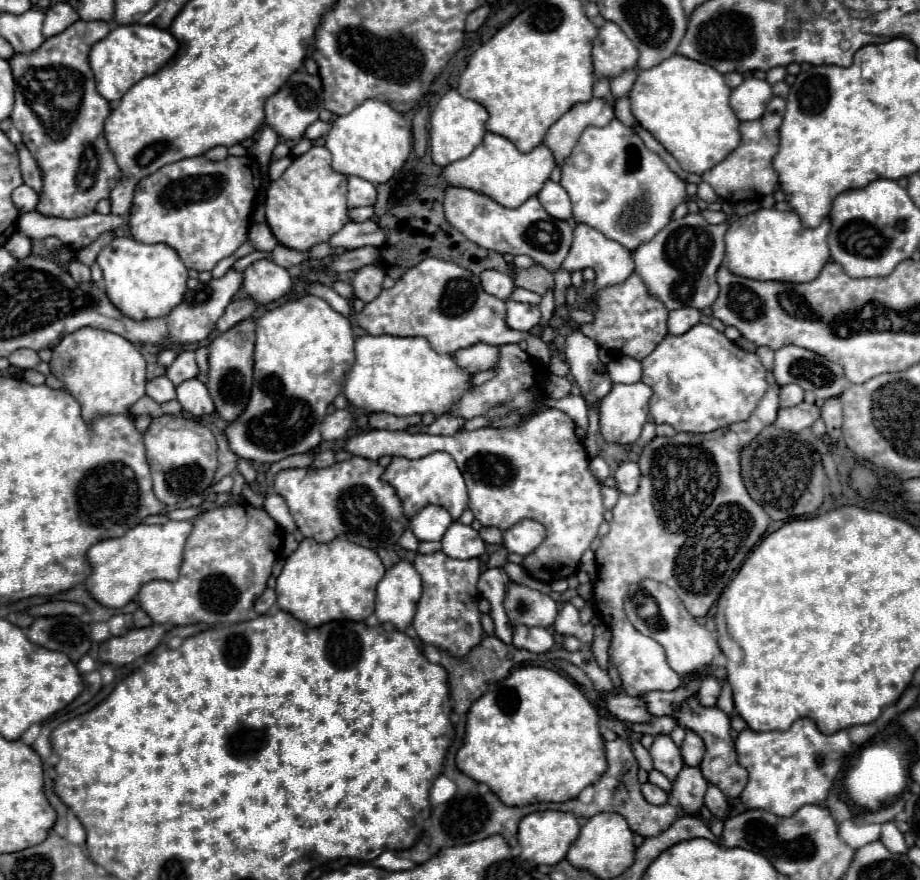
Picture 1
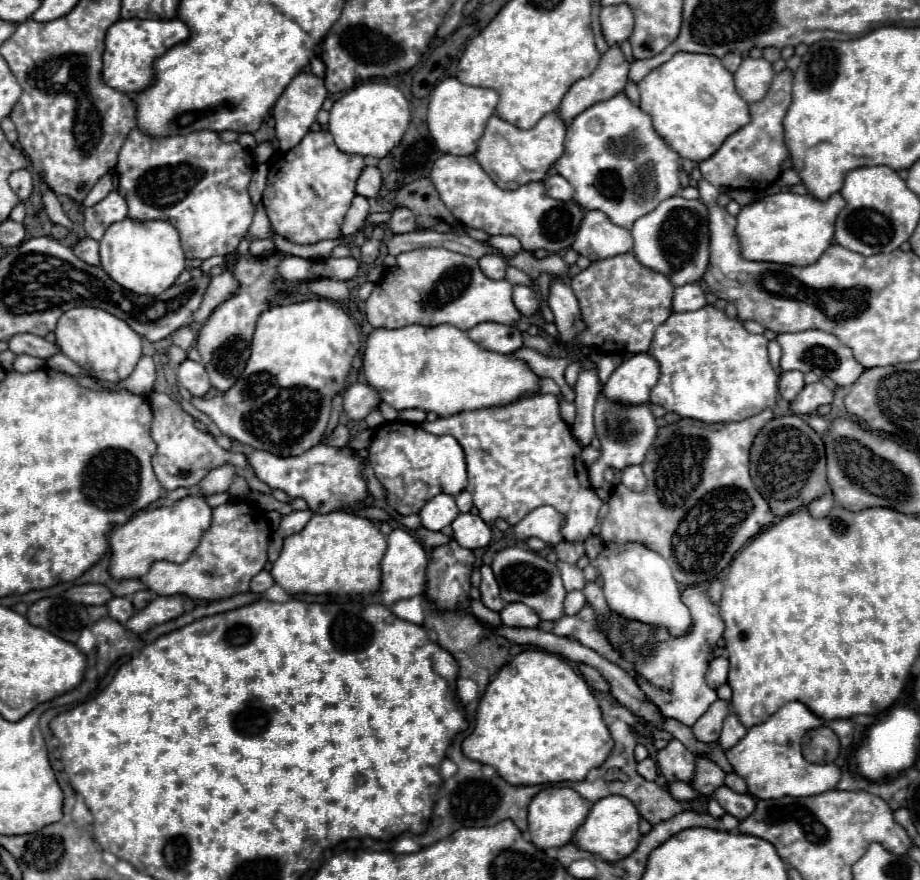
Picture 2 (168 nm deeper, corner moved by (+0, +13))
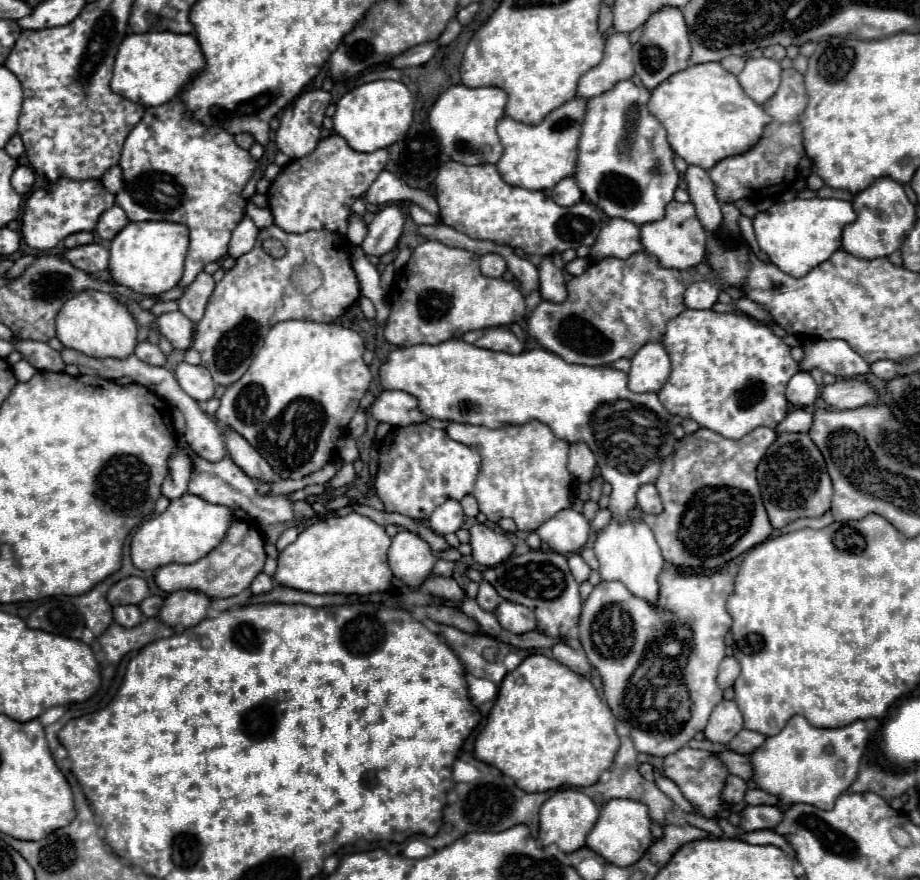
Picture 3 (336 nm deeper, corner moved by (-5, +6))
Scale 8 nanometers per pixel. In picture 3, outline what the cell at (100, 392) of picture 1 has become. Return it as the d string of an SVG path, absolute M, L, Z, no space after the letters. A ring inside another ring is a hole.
M94 290L76 292L66 302L66 308L62 308L56 320L56 336L64 344L64 348L72 348L96 360L104 360L104 358L124 360L132 356L138 346L136 334L138 334L136 322L126 312L126 308L122 308L122 304L118 304L112 296Z

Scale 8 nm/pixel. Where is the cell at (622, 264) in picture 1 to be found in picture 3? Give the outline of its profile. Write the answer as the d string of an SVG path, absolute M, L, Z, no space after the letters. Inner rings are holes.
M610 218L602 222L600 234L592 244L592 260L602 258L620 258L626 260L632 254L640 252L640 228L622 218Z

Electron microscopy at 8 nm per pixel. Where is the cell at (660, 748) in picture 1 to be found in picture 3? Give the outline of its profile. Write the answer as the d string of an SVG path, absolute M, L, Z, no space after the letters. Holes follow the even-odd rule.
M680 748L678 752L670 754L664 758L664 776L668 776L672 782L678 784L680 792L686 796L688 802L698 810L698 814L706 818L714 818L718 810L722 810L724 802L720 798L720 792L724 788L724 780L728 776L726 768L720 764L714 754L704 752L704 750L694 750L694 748Z

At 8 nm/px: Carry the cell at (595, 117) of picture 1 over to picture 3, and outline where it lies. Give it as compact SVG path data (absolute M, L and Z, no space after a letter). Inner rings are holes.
M610 34L606 38L604 58L598 66L588 70L578 80L578 98L594 98L610 88L614 88L620 80L630 80L634 76L632 64L632 44L628 34Z

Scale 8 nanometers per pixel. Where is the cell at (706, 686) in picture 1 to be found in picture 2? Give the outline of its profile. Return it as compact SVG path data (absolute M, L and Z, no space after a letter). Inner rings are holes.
M715 657L707 669L707 677L705 677L707 685L711 689L717 689L727 681L727 673L729 673L729 661L725 657Z

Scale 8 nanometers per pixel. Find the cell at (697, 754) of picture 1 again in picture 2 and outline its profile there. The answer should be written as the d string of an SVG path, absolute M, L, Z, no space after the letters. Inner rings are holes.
M717 699L713 701L713 705L705 711L705 715L693 725L693 733L697 739L705 741L705 743L715 743L721 729L723 729L723 723L725 723L725 717L729 717L729 703L723 701L723 699Z

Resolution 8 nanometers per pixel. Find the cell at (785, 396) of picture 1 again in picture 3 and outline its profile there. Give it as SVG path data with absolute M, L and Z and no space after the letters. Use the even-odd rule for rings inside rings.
M796 372L788 382L786 398L794 408L808 408L818 398L818 386L808 372Z

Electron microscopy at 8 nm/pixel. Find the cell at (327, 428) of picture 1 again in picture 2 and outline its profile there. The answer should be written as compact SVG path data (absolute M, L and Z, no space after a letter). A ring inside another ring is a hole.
M353 383L343 393L343 409L351 419L365 419L381 403L381 395L369 383Z

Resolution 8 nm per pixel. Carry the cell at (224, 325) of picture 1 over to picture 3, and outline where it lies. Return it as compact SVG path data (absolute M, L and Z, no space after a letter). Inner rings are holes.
M200 272L196 276L196 280L186 288L186 292L182 294L182 298L178 300L180 312L184 316L188 316L192 322L200 322L202 316L204 316L208 298L214 292L214 286L216 286L214 278L210 274L206 274L206 272Z

